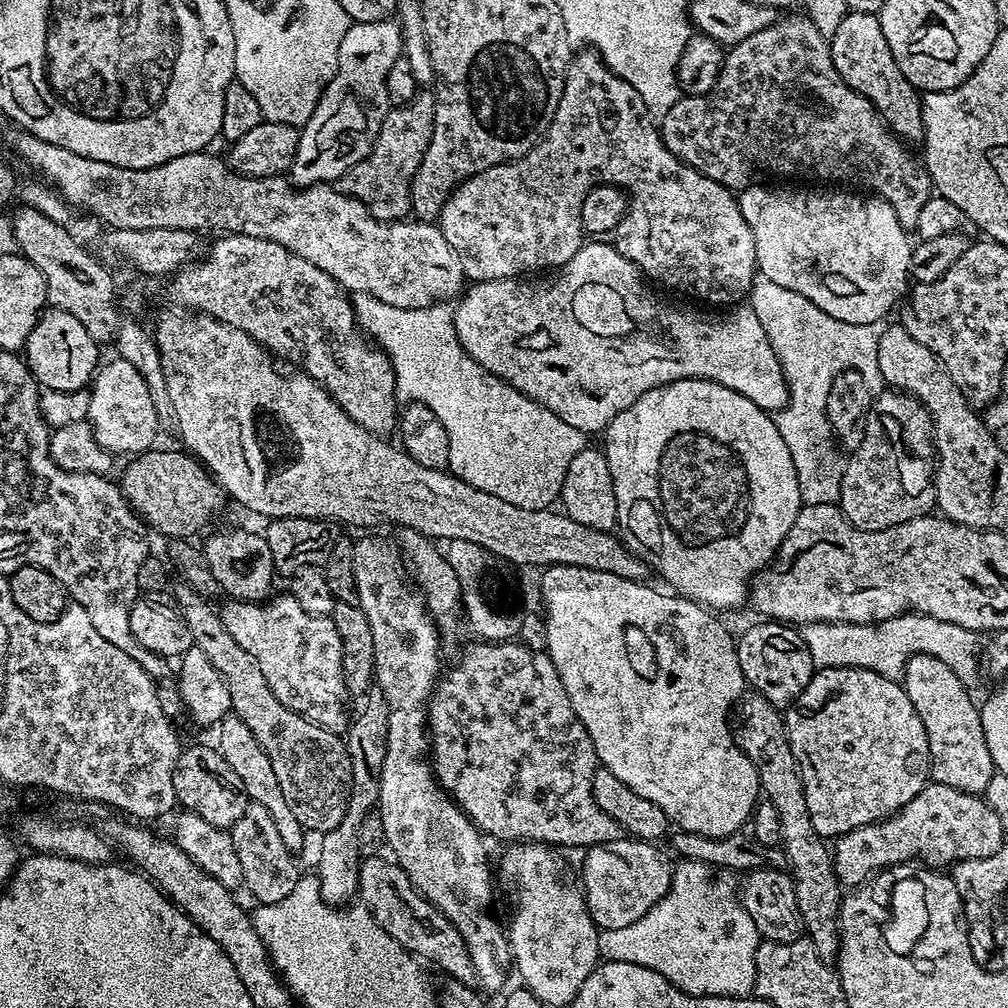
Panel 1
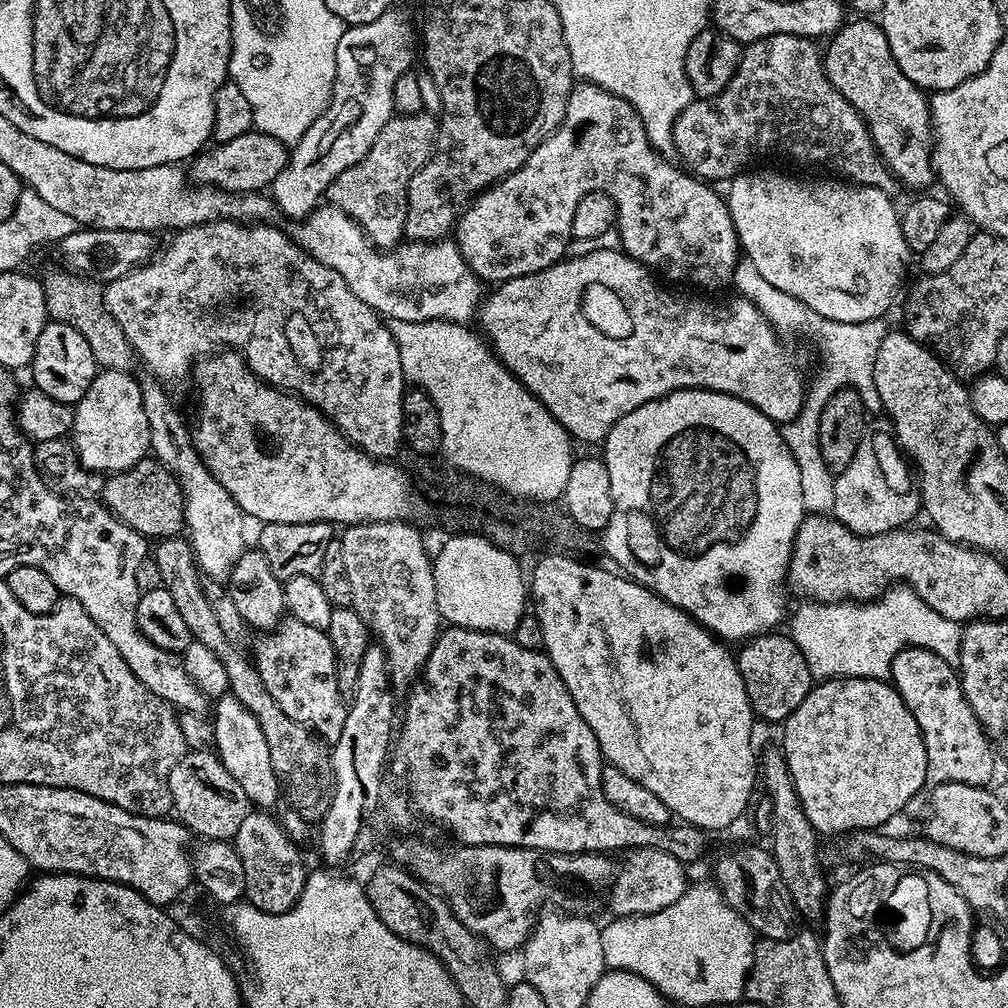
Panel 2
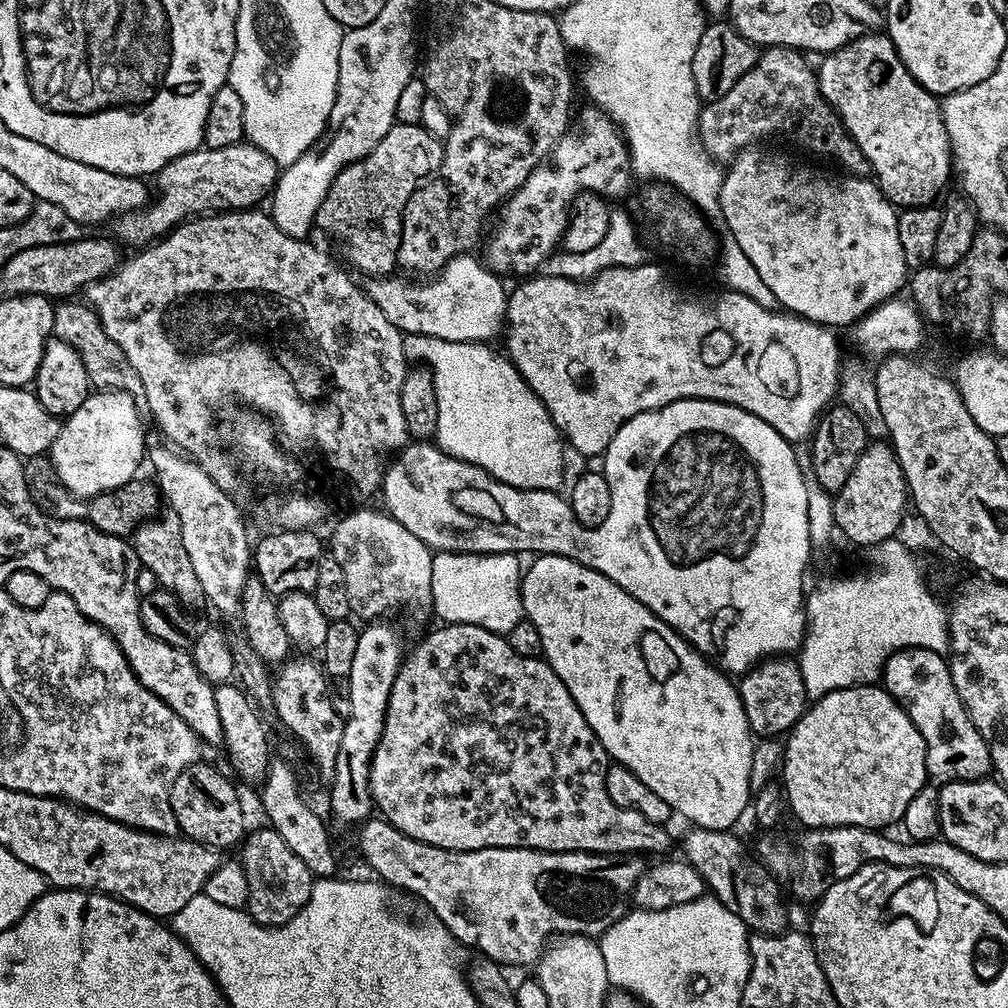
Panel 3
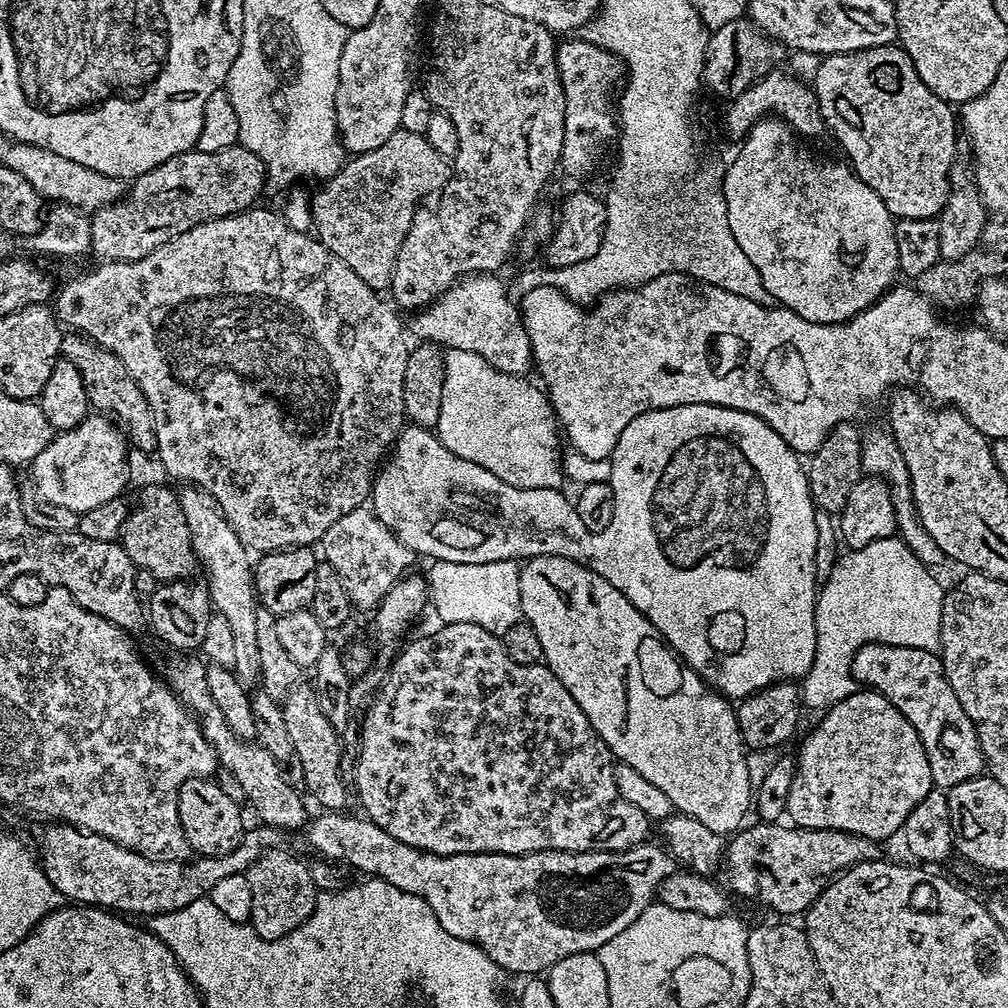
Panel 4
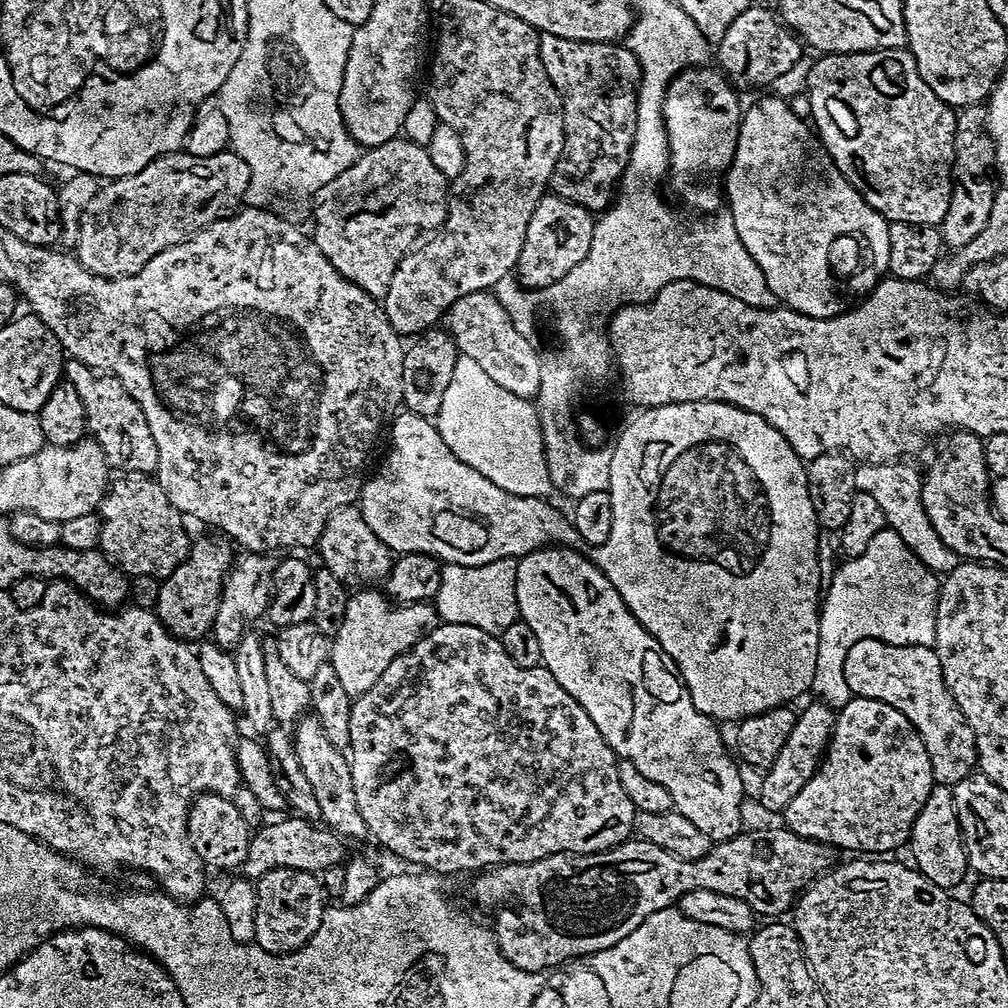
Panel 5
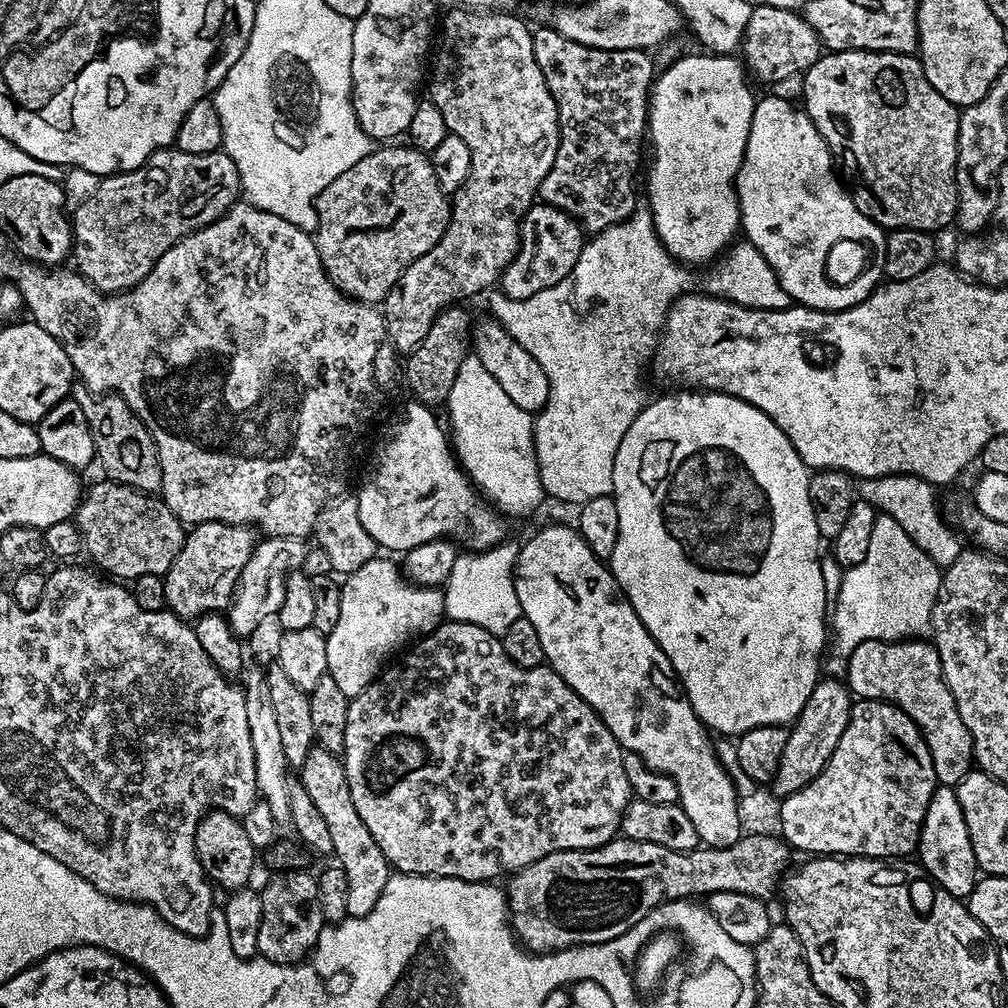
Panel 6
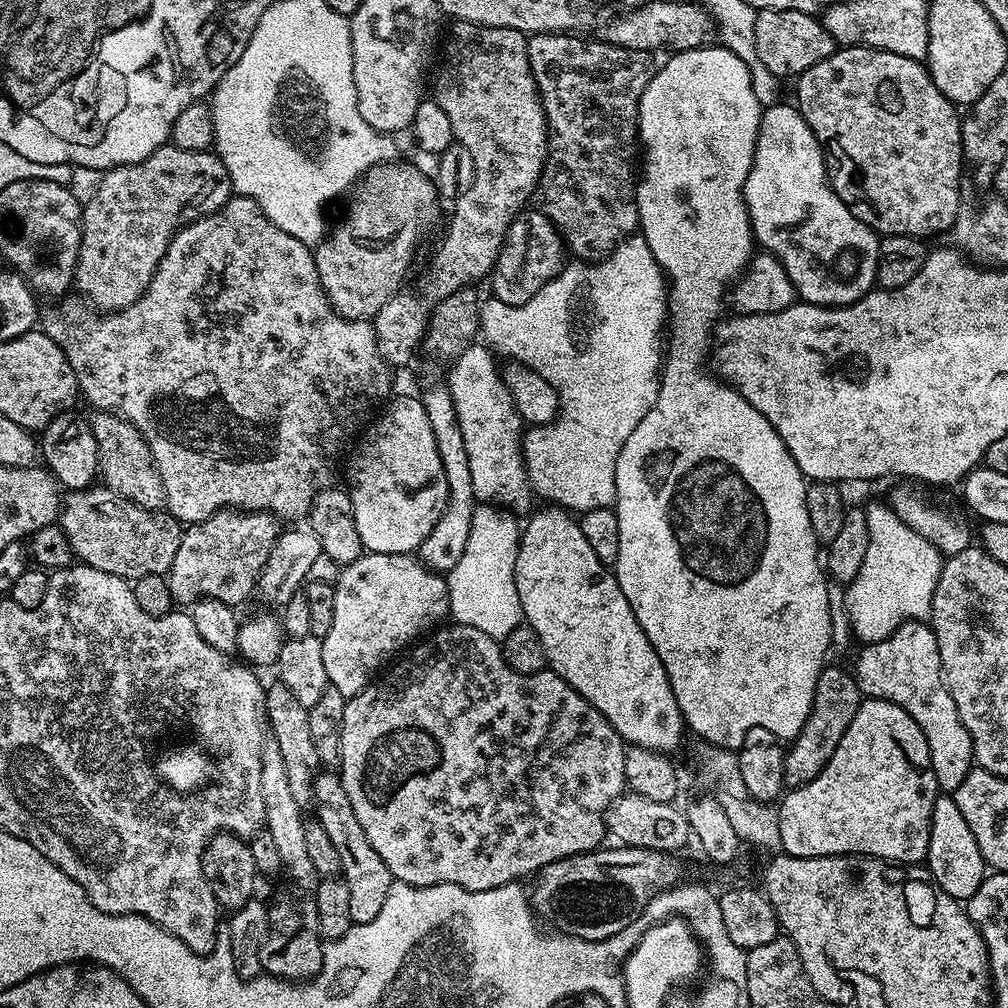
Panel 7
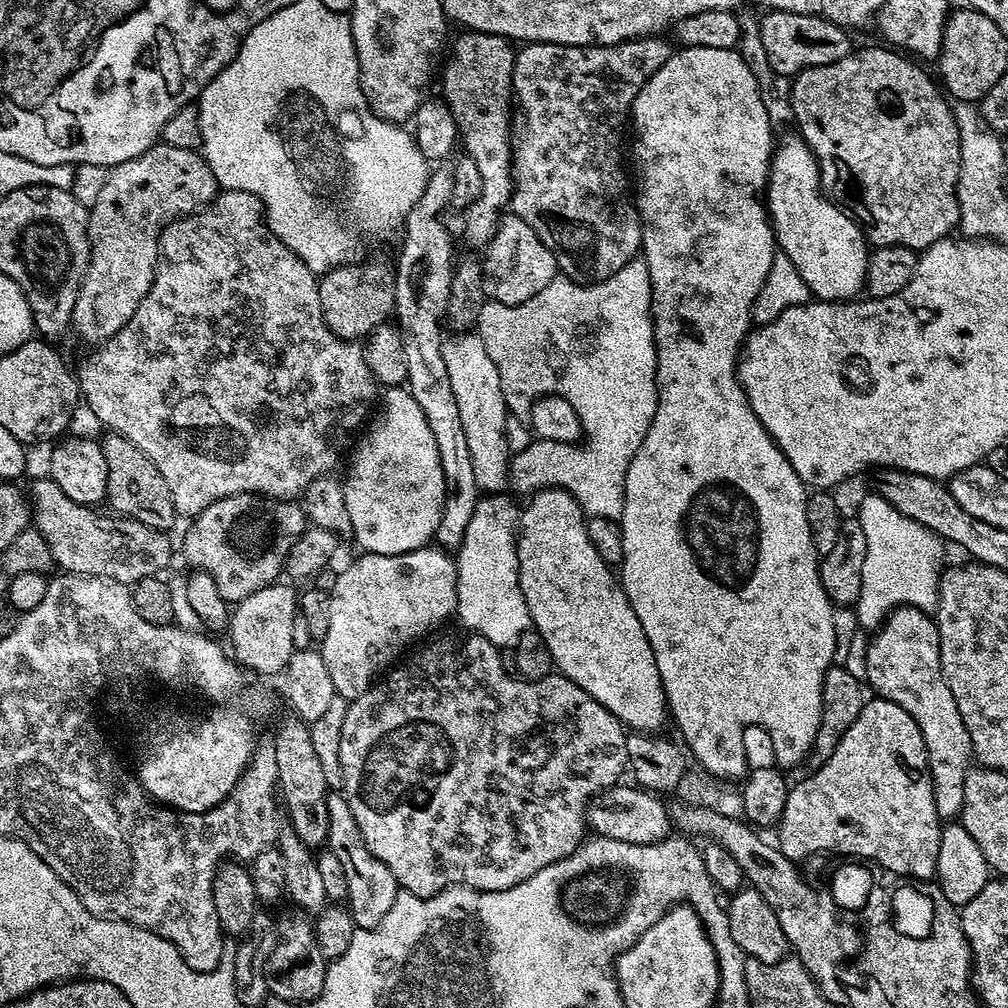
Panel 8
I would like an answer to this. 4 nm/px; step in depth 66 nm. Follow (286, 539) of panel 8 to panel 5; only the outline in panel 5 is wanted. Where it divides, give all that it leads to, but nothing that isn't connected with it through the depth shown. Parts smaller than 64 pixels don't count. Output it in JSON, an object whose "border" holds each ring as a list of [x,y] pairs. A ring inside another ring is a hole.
{"border":[[[208,536],[201,540],[193,539],[188,550],[188,559],[183,560],[172,573],[160,580],[154,607],[156,617],[168,627],[172,635],[179,636],[181,640],[200,642],[212,631],[225,577],[234,564],[232,552],[227,548],[229,545],[224,544],[219,544]]]}

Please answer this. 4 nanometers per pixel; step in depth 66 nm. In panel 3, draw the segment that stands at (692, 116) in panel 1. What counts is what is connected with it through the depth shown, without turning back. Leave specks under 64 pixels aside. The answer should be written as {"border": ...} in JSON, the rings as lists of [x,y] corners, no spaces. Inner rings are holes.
{"border":[[[764,48],[763,51],[757,55],[756,64],[750,69],[746,70],[746,74],[742,74],[742,78],[738,78],[738,82],[734,82],[734,90],[729,90],[721,100],[710,100],[707,101],[700,109],[700,127],[698,129],[698,135],[700,138],[700,145],[702,145],[709,156],[717,162],[731,162],[740,155],[741,152],[746,148],[753,147],[757,142],[760,142],[760,139],[763,136],[789,136],[790,139],[796,140],[805,140],[808,143],[808,148],[812,152],[821,152],[822,155],[828,156],[832,155],[838,163],[841,164],[841,169],[847,170],[852,174],[864,174],[869,171],[867,162],[864,160],[864,155],[862,150],[858,150],[856,143],[850,139],[848,136],[848,131],[844,129],[844,124],[840,120],[840,117],[837,116],[836,111],[832,109],[829,104],[824,100],[824,95],[820,92],[820,81],[818,79],[817,73],[814,71],[813,65],[812,68],[803,60],[805,57],[801,55],[799,51],[795,48]]]}

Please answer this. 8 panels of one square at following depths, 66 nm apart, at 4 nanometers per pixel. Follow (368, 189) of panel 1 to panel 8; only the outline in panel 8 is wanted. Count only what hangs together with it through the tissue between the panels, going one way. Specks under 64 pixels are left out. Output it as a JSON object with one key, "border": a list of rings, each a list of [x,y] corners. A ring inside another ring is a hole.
{"border":[[[349,262],[332,268],[319,277],[320,301],[322,302],[322,314],[326,326],[335,336],[343,340],[353,342],[363,341],[372,335],[372,331],[385,323],[393,315],[396,307],[396,286],[394,272],[391,267],[384,264],[364,264],[365,262]]]}

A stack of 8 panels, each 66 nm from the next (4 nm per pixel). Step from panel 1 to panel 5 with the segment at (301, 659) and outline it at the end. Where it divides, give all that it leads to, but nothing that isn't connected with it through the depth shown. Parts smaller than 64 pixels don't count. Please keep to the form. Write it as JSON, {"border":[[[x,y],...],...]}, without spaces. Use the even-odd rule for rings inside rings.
{"border":[[[305,714],[296,721],[291,733],[292,745],[298,754],[298,762],[302,766],[302,774],[310,781],[314,790],[314,799],[318,802],[320,820],[342,838],[353,836],[360,840],[369,835],[366,822],[358,810],[358,798],[354,798],[354,778],[349,757],[330,738],[326,738],[326,730],[322,730],[322,722],[311,714]]]}

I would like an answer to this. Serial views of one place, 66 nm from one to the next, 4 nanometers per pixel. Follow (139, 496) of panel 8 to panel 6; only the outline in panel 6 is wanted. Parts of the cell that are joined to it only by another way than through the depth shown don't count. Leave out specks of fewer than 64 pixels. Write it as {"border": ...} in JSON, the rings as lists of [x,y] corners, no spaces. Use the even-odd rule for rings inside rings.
{"border":[[[73,383],[71,399],[82,406],[82,414],[86,414],[86,422],[90,426],[90,434],[94,438],[96,460],[105,468],[107,479],[125,484],[139,492],[156,494],[162,486],[162,466],[158,458],[158,450],[150,430],[134,410],[121,396],[115,394],[97,394],[91,392],[84,383]]]}

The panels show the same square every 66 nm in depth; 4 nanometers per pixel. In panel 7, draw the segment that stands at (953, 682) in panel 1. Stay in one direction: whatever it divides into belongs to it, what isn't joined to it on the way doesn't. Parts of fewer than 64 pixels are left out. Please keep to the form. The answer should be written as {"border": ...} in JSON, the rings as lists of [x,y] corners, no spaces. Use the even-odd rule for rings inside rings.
{"border":[[[908,620],[886,638],[865,643],[856,660],[854,675],[861,693],[873,700],[889,700],[897,704],[922,730],[930,746],[930,762],[936,775],[937,789],[952,794],[974,767],[972,739],[962,726],[958,706],[944,684],[940,670],[938,642],[931,627],[919,620]]]}

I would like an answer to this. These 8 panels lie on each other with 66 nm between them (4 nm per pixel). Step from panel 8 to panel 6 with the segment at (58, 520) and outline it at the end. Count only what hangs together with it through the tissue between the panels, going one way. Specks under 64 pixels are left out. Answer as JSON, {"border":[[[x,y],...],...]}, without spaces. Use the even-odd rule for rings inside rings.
{"border":[[[107,478],[101,480],[101,484],[96,484],[89,492],[87,489],[83,493],[74,517],[83,541],[83,551],[92,555],[92,560],[101,568],[101,573],[120,582],[133,582],[140,575],[163,577],[164,573],[170,570],[174,558],[178,558],[178,550],[182,550],[186,535],[185,525],[170,510],[170,506],[164,504],[163,499]]]}

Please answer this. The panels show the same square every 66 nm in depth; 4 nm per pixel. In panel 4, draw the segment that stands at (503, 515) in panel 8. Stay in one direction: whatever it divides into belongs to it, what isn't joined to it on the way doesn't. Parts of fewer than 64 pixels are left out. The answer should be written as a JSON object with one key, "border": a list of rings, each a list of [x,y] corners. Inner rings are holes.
{"border":[[[447,349],[444,352],[444,369],[446,378],[442,386],[442,414],[435,431],[449,450],[470,462],[478,462],[478,466],[490,470],[490,474],[502,478],[502,482],[510,486],[556,490],[560,483],[565,483],[560,448],[562,436],[558,431],[552,405],[539,387],[536,389],[534,385],[527,384],[527,379],[498,371],[490,366],[490,362],[486,362],[486,358],[470,354],[470,350]],[[437,560],[426,572],[431,611],[441,616],[444,624],[470,622],[482,630],[502,634],[522,619],[520,615],[520,570],[515,560],[463,564]]]}

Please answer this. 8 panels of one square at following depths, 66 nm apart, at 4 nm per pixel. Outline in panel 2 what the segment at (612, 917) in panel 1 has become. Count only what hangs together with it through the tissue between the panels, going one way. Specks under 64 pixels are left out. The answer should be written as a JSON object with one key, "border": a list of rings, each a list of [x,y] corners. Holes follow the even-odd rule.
{"border":[[[634,848],[623,857],[624,865],[618,868],[607,889],[608,908],[616,918],[654,914],[682,898],[688,887],[689,877],[684,877],[685,865],[674,854],[666,854],[657,848]]]}

